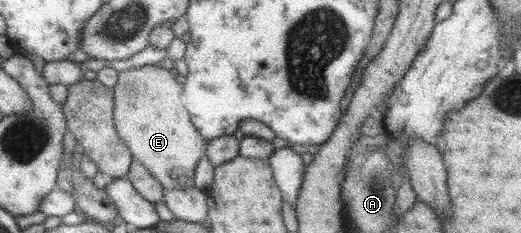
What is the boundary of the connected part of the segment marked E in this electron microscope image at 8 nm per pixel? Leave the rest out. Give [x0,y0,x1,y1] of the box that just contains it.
[113,65,208,188]

